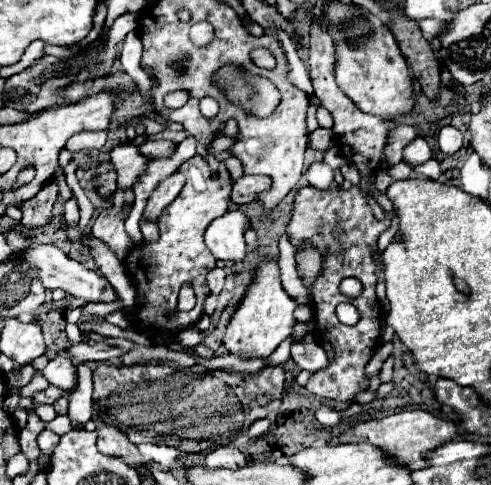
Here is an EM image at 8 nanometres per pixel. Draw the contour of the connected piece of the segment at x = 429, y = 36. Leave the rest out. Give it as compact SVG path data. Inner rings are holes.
M422 20L422 22L418 22L418 28L422 30L424 38L428 42L432 42L434 38L438 38L438 32L444 28L444 24L438 22L438 20Z

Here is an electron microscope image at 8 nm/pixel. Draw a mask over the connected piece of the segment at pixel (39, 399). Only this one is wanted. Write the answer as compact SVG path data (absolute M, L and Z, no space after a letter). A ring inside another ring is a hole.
M48 386L44 392L36 392L32 398L34 398L34 402L36 402L36 404L54 404L60 396L70 398L70 396L72 396L72 392L70 392L70 394L66 394L66 392L62 392L60 388L52 388L52 386Z

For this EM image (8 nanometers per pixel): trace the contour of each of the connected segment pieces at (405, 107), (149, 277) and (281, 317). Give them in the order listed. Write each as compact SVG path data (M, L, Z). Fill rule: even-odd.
M342 2L326 4L326 22L336 42L336 82L346 96L366 114L374 116L402 116L414 110L412 72L402 56L398 42L388 26L384 26L374 14L358 8L344 6Z
M202 156L190 158L188 162L180 166L178 172L186 176L186 186L178 194L178 198L158 218L160 238L156 242L134 244L124 260L126 270L142 298L138 300L138 310L134 312L132 326L144 336L148 336L148 340L152 342L158 342L166 336L174 336L190 328L202 318L204 300L210 294L210 288L206 284L206 274L216 266L216 258L204 244L204 232L214 218L220 218L222 214L226 214L228 196L232 190L232 180L230 180L226 166L220 164L218 170L210 170L210 166L206 164ZM184 282L192 284L192 288L196 290L196 298L198 298L196 308L190 312L178 312L176 308L178 290ZM168 314L176 314L174 316L176 322L170 320Z
M262 262L256 270L254 282L248 288L248 294L244 296L242 304L238 306L234 318L226 328L226 350L240 358L268 358L280 346L280 342L284 342L292 334L296 308L296 302L286 294L286 290L280 284L278 262Z

